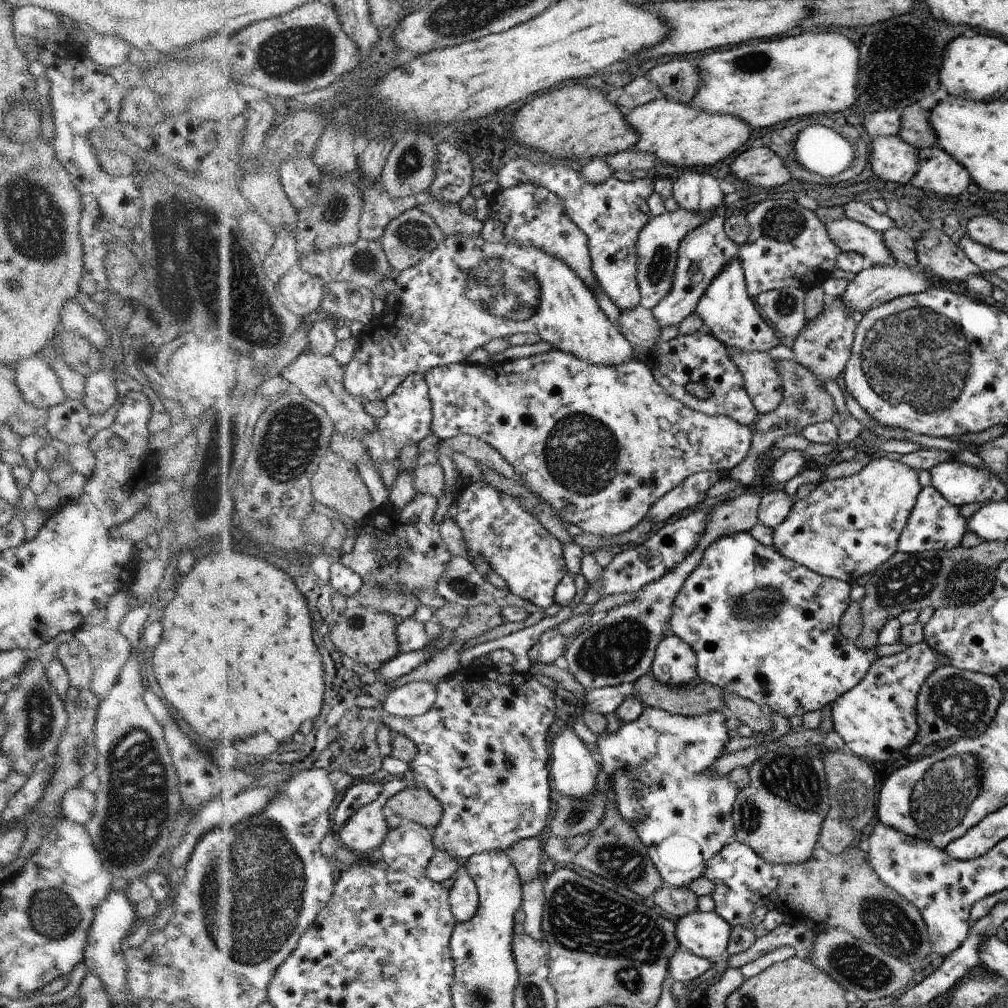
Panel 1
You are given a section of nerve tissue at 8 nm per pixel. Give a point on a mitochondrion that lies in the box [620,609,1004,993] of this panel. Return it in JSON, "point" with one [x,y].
{"point":[940,799]}

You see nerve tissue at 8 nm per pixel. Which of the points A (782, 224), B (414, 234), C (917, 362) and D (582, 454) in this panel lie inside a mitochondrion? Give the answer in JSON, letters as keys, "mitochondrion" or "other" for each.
{"A":"mitochondrion","B":"mitochondrion","C":"mitochondrion","D":"mitochondrion"}

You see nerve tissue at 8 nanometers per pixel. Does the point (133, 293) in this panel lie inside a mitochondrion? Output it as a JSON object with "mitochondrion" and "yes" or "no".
{"mitochondrion":"no"}

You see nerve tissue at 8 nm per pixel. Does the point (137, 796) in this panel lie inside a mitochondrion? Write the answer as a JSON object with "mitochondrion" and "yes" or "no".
{"mitochondrion":"yes"}

